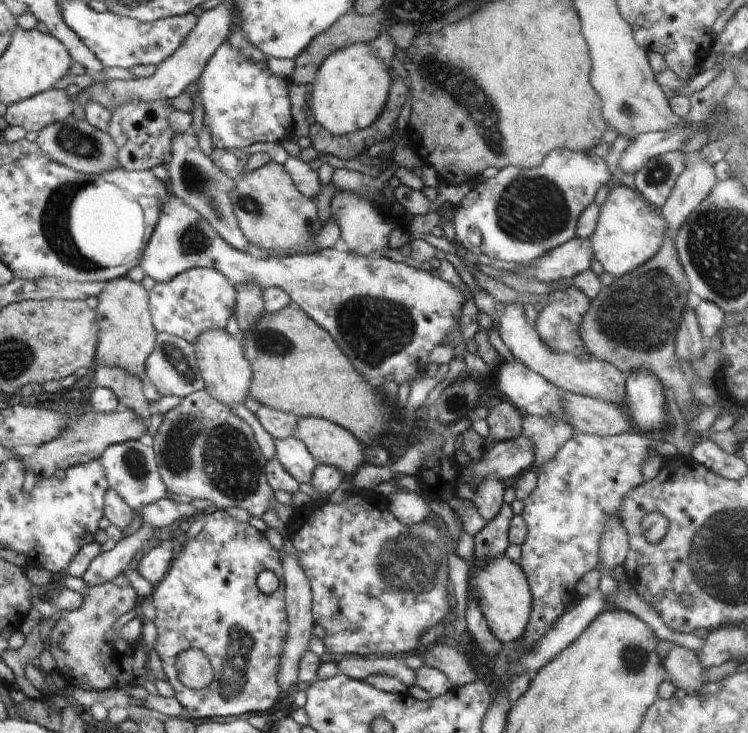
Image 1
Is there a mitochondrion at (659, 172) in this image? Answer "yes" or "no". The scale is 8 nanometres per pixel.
yes

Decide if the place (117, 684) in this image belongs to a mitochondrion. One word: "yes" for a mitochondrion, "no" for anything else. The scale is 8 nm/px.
no

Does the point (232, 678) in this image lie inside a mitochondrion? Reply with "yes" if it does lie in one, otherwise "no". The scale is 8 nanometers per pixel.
yes

